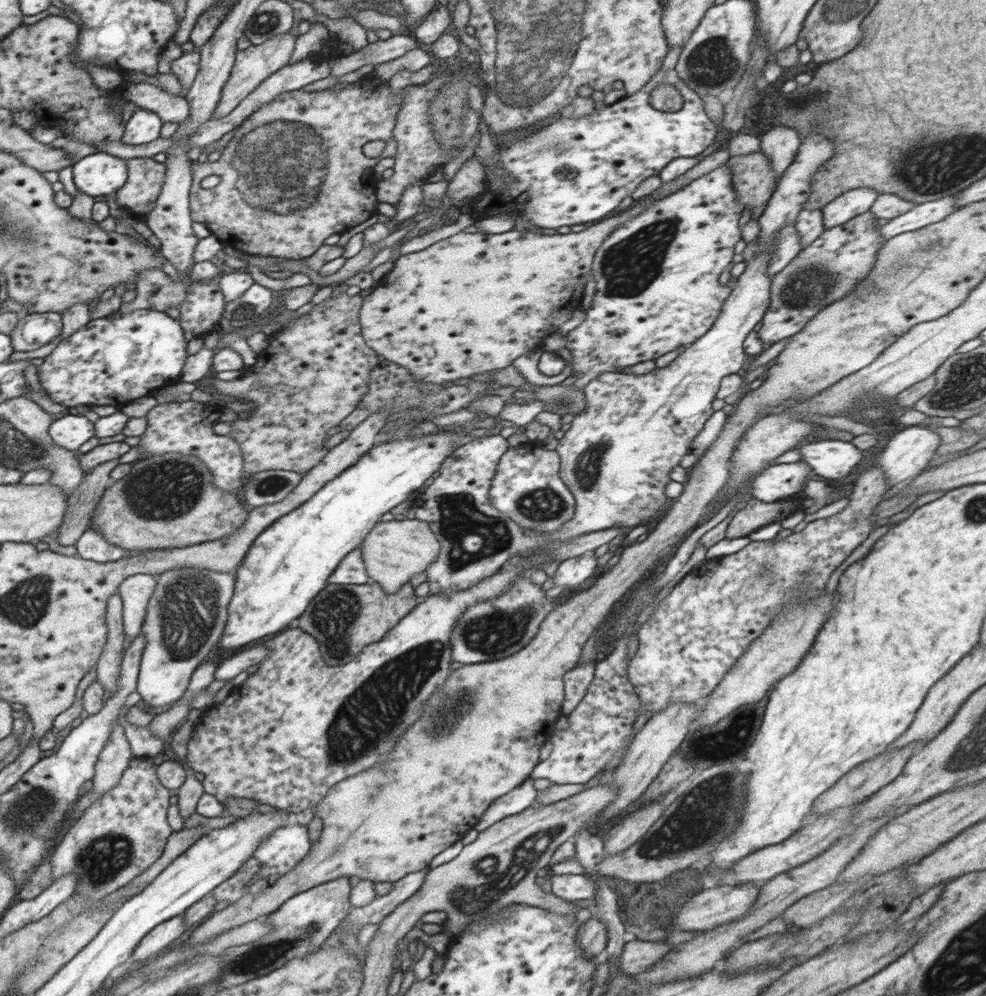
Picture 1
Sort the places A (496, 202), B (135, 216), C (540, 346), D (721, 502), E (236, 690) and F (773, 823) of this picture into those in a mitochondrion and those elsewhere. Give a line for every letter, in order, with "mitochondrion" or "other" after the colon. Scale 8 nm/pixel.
A: other
B: other
C: other
D: other
E: other
F: other

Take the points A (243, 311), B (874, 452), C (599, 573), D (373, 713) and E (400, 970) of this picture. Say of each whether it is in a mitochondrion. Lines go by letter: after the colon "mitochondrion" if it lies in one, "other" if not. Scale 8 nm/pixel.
A: mitochondrion
B: other
C: other
D: mitochondrion
E: other

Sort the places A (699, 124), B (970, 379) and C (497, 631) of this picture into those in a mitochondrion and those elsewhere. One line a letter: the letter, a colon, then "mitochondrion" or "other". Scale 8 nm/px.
A: other
B: mitochondrion
C: mitochondrion

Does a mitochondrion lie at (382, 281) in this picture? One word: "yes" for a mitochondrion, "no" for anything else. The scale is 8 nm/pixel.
no

